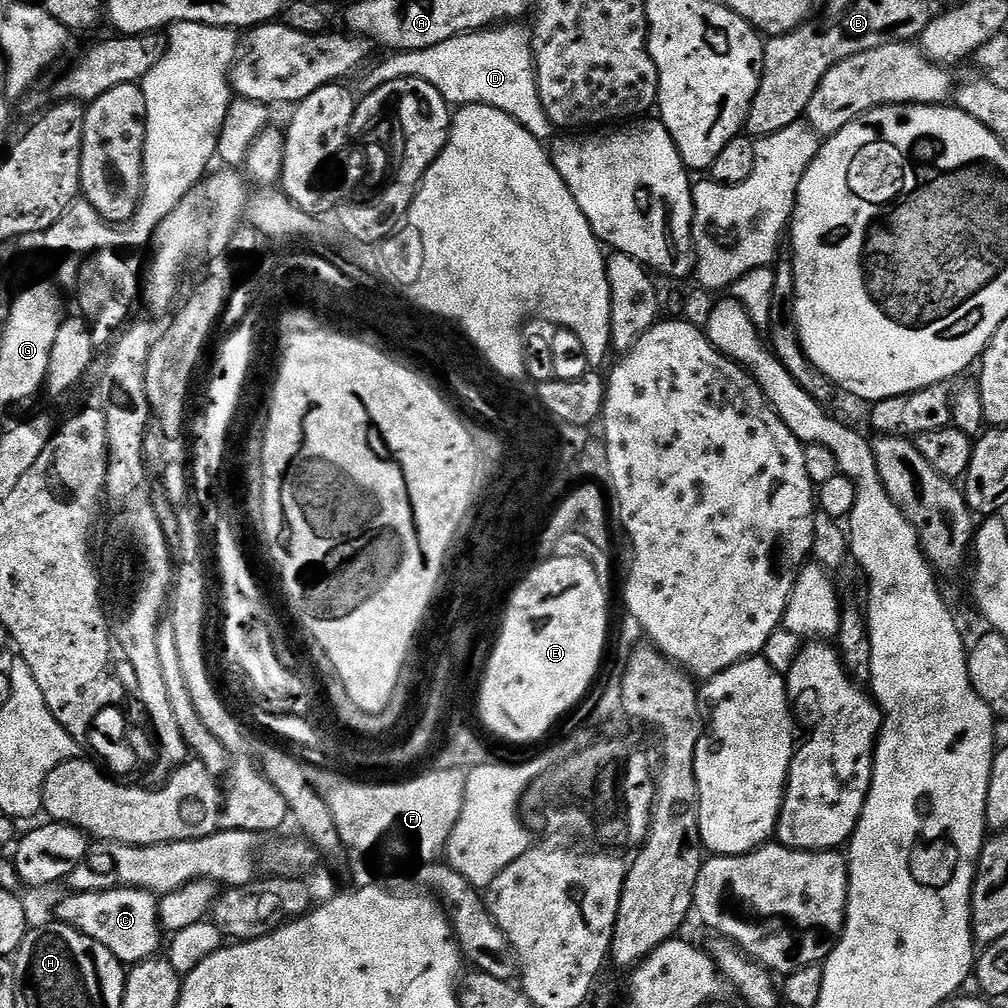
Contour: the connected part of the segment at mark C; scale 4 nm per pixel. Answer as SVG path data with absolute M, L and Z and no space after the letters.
M111 888L101 892L72 892L56 908L55 919L102 942L120 963L131 966L149 960L161 950L160 906L153 893L141 888Z

